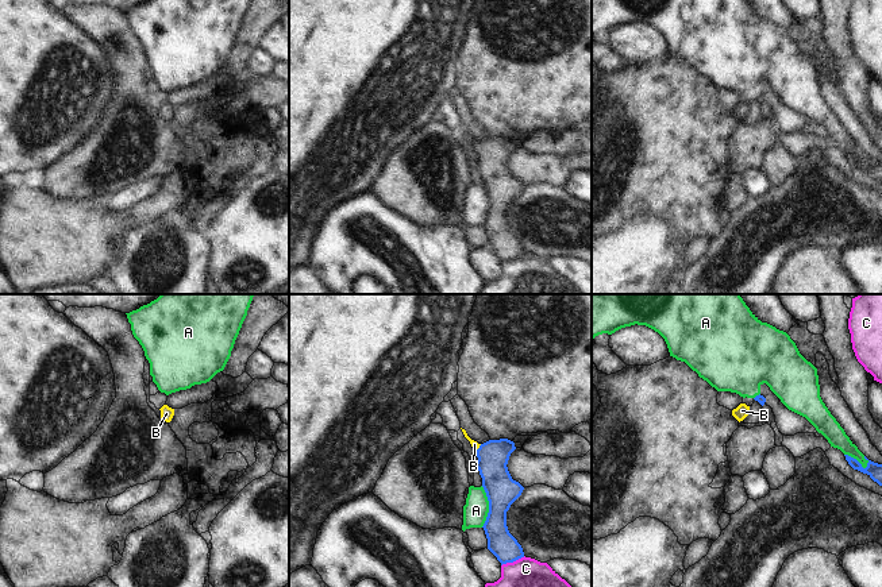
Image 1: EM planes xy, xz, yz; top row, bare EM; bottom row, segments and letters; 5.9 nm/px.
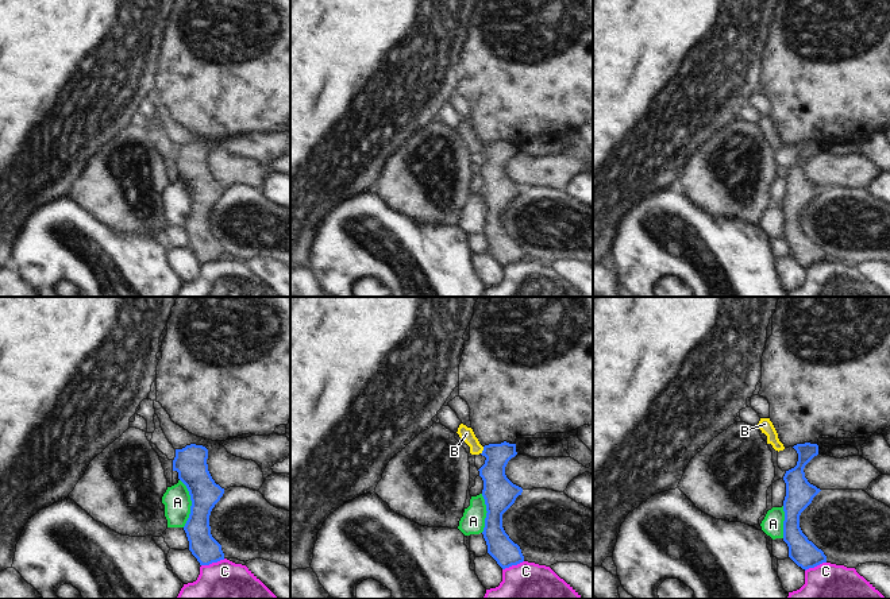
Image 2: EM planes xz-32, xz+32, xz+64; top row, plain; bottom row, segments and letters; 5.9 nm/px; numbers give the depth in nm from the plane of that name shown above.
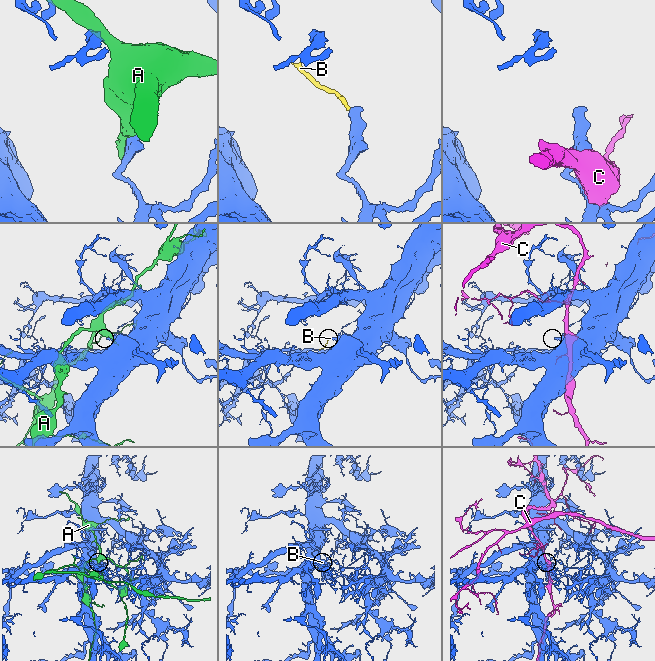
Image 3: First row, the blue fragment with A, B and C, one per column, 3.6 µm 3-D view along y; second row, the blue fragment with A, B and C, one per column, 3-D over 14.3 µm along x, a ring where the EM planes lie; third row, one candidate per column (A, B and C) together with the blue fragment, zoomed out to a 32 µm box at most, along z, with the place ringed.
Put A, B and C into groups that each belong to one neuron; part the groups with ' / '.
A / B / C

